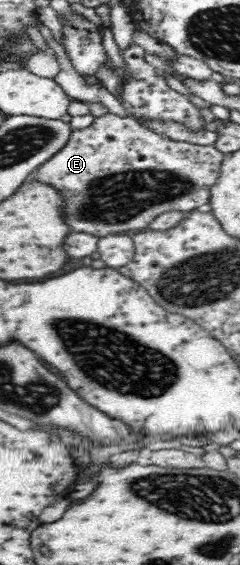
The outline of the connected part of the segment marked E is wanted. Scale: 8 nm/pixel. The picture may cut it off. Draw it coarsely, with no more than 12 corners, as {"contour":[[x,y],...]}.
{"contour":[[108,112],[30,176],[72,232],[207,209],[224,154]]}

